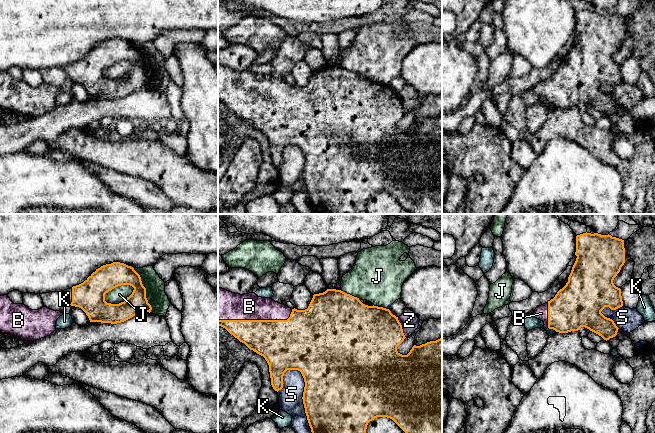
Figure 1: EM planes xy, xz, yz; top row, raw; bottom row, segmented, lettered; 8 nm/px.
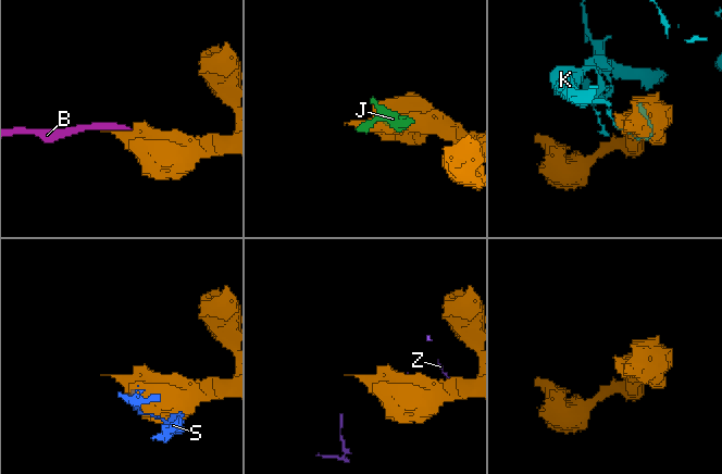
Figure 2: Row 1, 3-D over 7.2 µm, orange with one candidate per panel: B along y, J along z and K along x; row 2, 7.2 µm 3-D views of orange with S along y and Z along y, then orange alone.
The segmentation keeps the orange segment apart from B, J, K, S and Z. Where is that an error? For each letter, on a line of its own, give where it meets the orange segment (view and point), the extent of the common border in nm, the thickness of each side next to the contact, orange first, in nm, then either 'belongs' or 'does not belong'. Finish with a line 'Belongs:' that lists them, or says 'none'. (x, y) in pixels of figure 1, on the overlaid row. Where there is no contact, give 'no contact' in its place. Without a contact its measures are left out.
B: meets orange in xz at (257, 320); contact 600 nm long; 360 nm thick on the orange side, 220 nm on the other; belongs
J: meets orange in xy at (121, 302); contact 260 nm long; 220 nm thick on the orange side, 130 nm on the other; does not belong
K: meets orange in yz at (552, 328); contact 80 nm long; 360 nm thick on the orange side, 50 nm on the other; does not belong
S: meets orange in xz at (303, 396); contact 550 nm long; 500 nm thick on the orange side, 190 nm on the other; does not belong
Z: meets orange in xz at (401, 327); contact 180 nm long; 460 nm thick on the orange side, 150 nm on the other; does not belong
Belongs: B

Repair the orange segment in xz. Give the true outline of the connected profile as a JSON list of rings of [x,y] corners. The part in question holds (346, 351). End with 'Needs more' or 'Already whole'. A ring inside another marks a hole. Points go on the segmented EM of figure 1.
[[[218,287],[218,326],[225,328],[250,350],[265,358],[269,365],[271,385],[275,391],[283,388],[283,376],[287,370],[301,372],[305,382],[302,399],[312,433],[366,433],[368,423],[377,417],[392,419],[405,433],[442,433],[442,338],[420,346],[414,345],[407,355],[400,354],[397,347],[406,337],[398,317],[389,309],[365,305],[359,298],[336,289],[314,294],[307,309],[297,310],[271,298],[258,297],[255,293],[240,295]]]. Needs more

